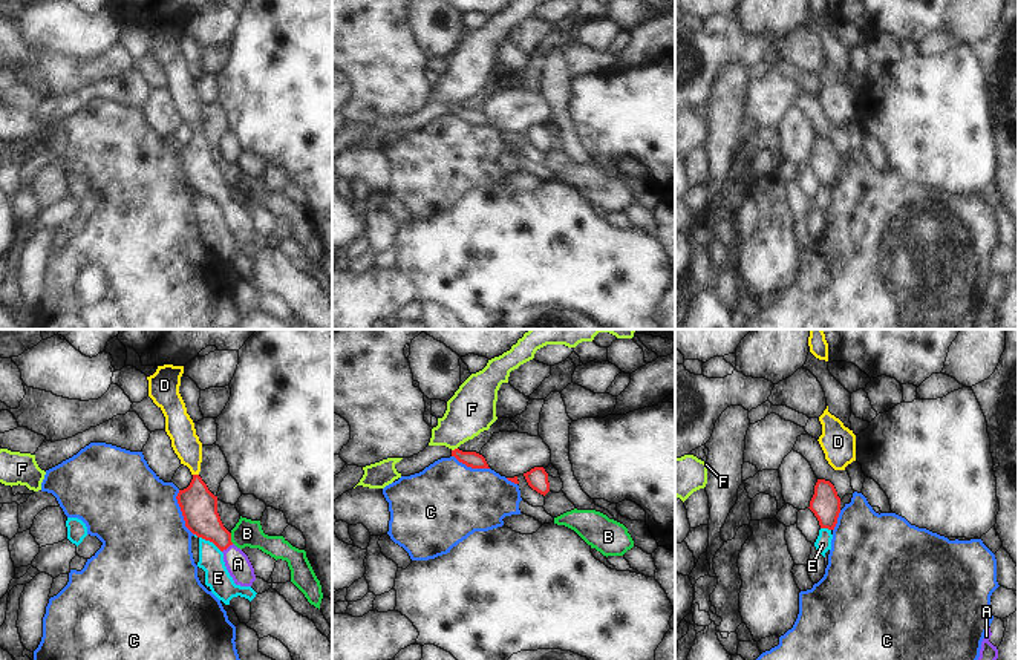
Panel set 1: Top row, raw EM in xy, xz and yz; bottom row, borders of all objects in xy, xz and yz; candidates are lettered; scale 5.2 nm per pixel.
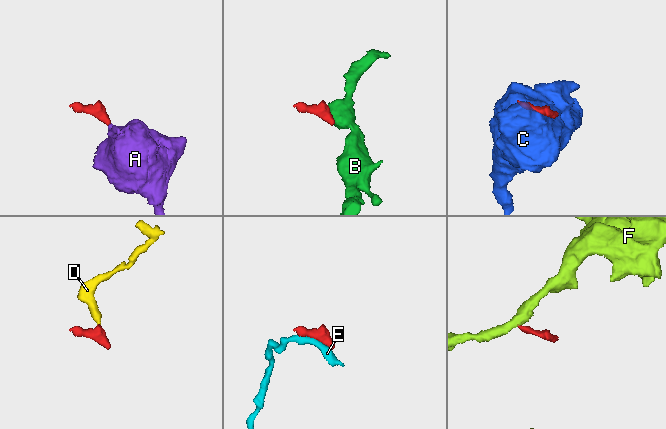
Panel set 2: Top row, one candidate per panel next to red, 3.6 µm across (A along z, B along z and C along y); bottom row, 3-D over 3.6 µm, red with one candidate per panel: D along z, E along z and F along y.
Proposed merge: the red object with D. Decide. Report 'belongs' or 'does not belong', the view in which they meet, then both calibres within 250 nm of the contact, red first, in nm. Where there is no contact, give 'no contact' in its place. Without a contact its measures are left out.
belongs | xy | 190/150 nm

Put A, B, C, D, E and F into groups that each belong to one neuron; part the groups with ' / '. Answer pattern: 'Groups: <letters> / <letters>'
Groups: A D / B / C / E / F

